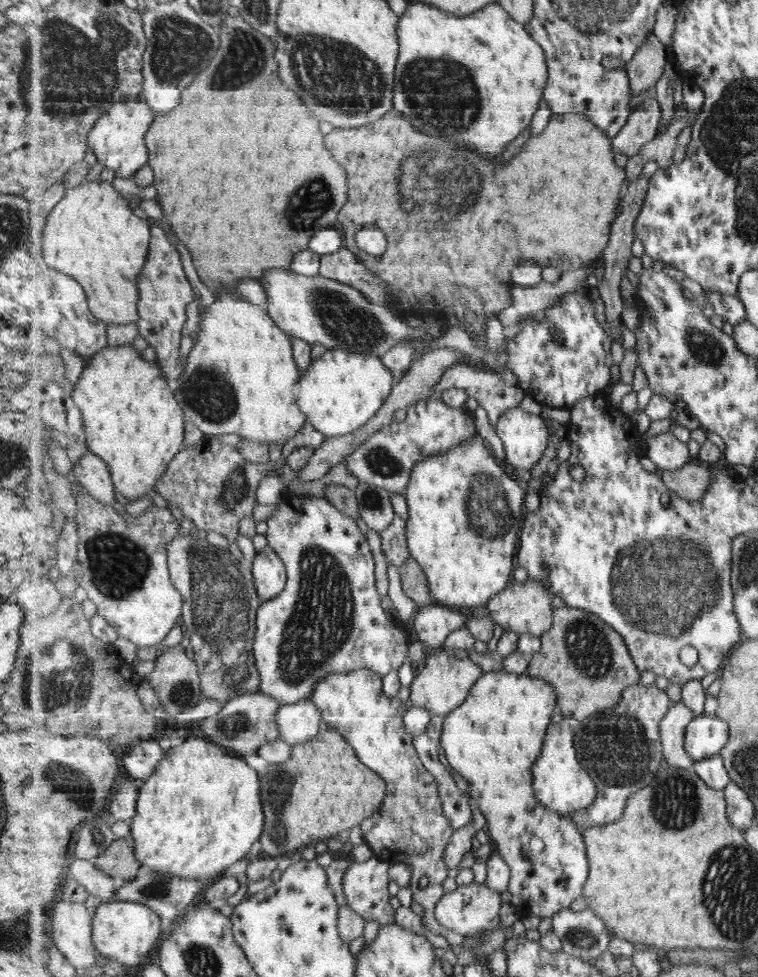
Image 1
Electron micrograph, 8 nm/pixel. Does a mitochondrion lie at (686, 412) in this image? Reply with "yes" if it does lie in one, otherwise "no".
no

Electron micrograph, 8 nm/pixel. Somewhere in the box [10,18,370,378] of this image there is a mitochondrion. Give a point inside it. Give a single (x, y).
(246, 57)

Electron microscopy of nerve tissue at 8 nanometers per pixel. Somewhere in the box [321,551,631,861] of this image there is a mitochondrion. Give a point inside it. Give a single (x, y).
(587, 646)

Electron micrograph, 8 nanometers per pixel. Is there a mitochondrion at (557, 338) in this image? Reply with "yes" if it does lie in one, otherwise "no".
yes

